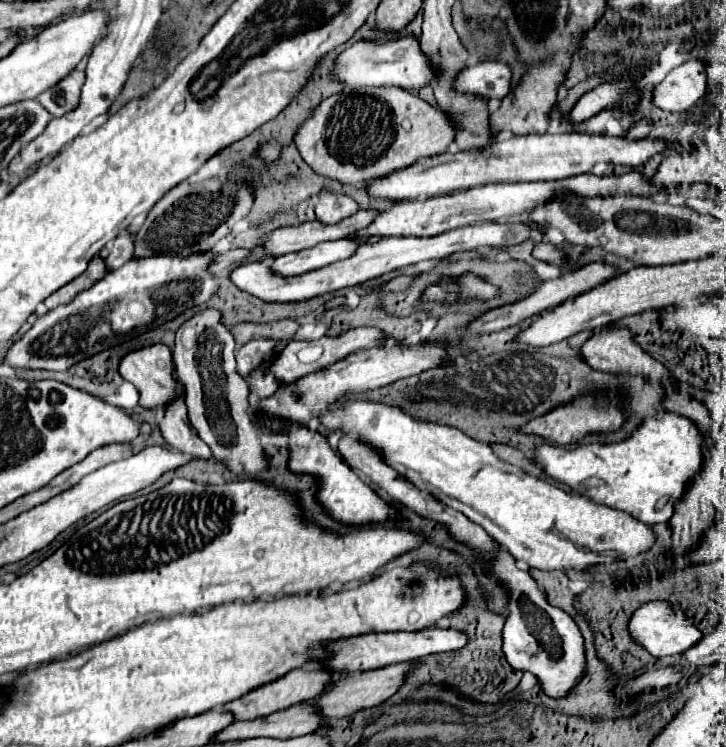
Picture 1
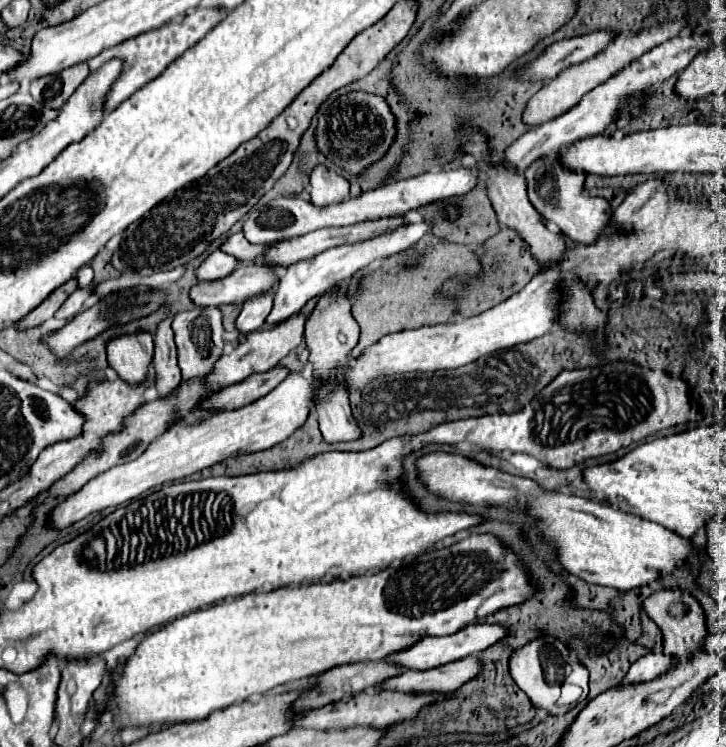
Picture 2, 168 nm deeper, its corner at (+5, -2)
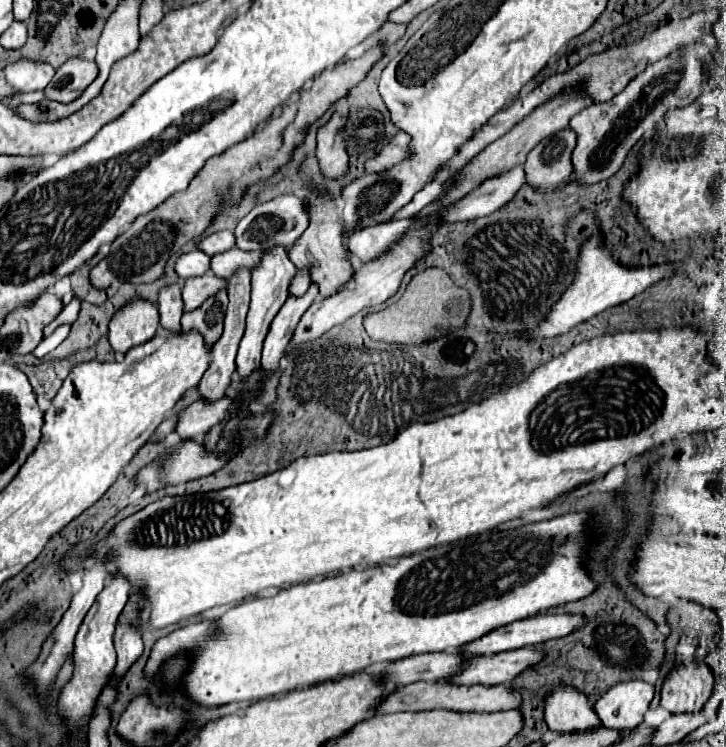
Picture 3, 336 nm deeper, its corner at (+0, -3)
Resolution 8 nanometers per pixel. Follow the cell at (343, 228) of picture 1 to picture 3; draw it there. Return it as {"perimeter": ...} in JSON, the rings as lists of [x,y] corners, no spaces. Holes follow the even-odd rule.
{"perimeter":[[[222,230],[222,232],[216,232],[208,238],[204,238],[202,242],[198,242],[198,248],[202,252],[206,252],[208,256],[214,256],[214,254],[220,254],[220,252],[226,252],[230,248],[234,248],[234,234],[230,230]]]}

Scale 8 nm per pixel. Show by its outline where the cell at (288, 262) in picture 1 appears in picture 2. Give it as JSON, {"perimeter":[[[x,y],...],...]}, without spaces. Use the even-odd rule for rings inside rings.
{"perimeter":[[[241,263],[223,279],[199,281],[191,287],[189,297],[197,307],[225,305],[225,303],[243,303],[247,297],[267,291],[279,277],[265,263]]]}

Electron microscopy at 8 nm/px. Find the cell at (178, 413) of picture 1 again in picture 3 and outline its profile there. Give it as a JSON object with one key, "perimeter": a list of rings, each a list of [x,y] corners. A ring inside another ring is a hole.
{"perimeter":[[[170,284],[160,290],[158,312],[160,312],[160,326],[162,328],[166,328],[168,332],[180,332],[180,318],[184,314],[182,286]]]}

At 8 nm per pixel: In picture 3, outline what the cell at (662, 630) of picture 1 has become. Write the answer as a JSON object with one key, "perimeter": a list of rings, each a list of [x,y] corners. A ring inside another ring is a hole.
{"perimeter":[[[628,680],[612,686],[596,704],[594,710],[600,722],[608,728],[632,730],[644,720],[644,712],[654,696],[654,684],[644,680]]]}

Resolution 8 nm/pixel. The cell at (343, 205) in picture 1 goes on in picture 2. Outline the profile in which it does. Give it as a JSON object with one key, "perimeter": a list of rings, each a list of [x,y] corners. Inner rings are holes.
{"perimeter":[[[315,165],[311,171],[311,203],[313,205],[329,205],[339,203],[341,199],[349,197],[349,181],[329,171],[325,165]]]}

